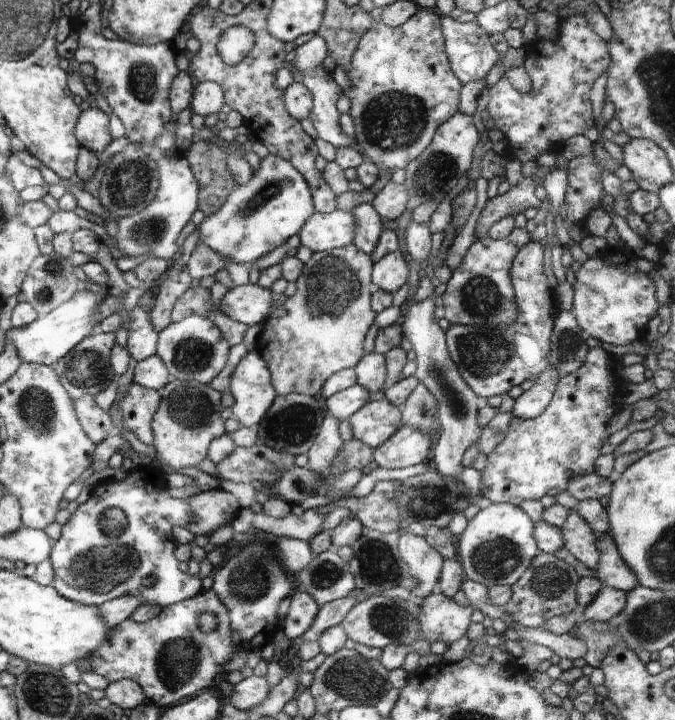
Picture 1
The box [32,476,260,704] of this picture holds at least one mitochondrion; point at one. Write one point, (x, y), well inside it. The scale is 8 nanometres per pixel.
(112, 557)

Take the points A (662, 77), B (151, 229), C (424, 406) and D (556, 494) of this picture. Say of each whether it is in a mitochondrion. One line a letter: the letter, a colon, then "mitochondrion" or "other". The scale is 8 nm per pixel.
A: mitochondrion
B: mitochondrion
C: mitochondrion
D: other

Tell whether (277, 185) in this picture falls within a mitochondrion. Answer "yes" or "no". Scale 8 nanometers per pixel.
yes

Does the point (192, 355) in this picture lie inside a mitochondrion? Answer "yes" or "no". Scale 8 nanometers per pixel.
yes

